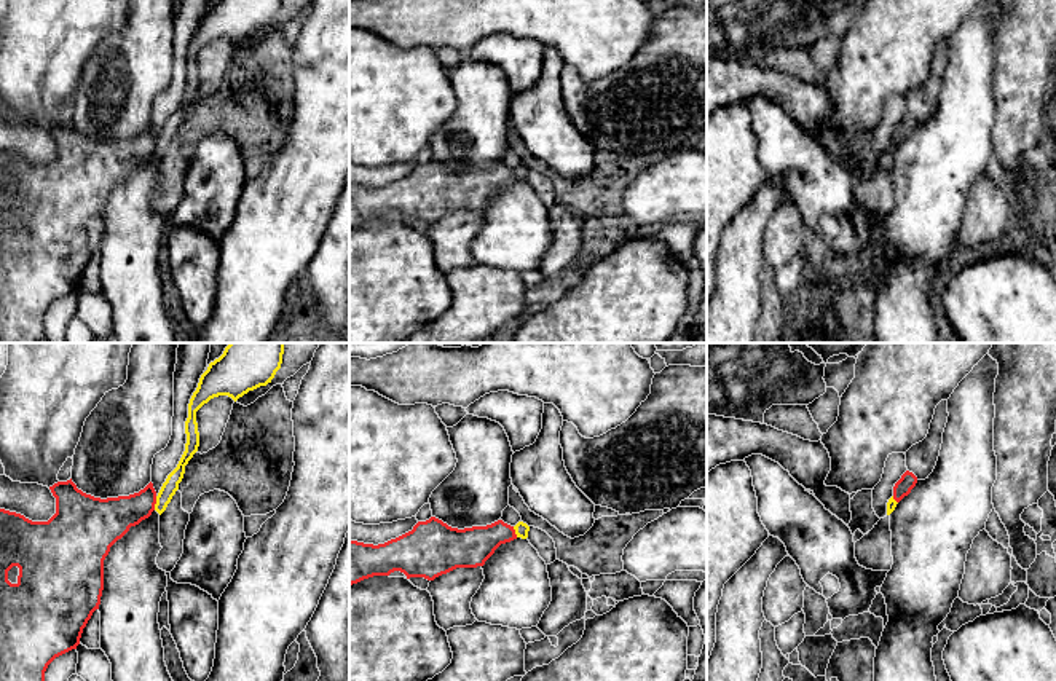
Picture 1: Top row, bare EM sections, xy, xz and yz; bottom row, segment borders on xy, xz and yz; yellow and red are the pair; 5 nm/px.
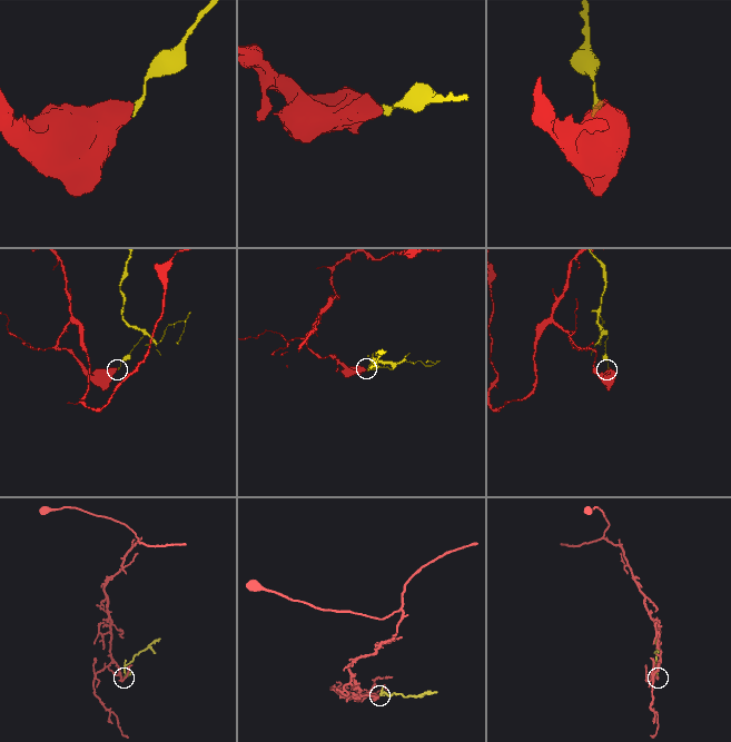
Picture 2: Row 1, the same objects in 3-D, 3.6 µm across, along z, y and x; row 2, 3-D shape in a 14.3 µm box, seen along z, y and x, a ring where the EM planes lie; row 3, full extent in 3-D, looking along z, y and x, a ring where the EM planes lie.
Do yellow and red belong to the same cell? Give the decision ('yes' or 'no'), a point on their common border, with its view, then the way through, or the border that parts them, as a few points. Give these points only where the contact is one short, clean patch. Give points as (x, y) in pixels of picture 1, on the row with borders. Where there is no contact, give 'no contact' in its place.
no; contact xy (157, 503)

